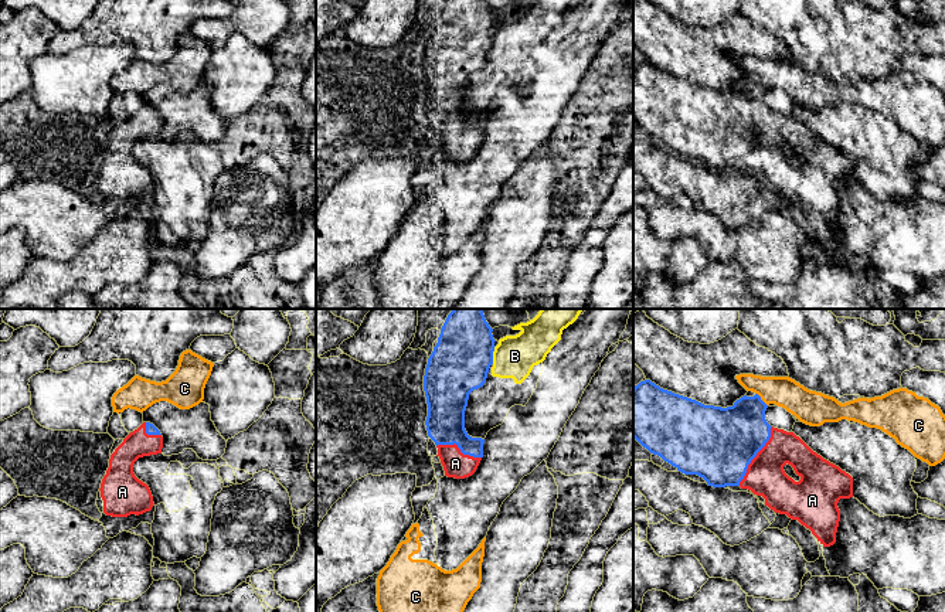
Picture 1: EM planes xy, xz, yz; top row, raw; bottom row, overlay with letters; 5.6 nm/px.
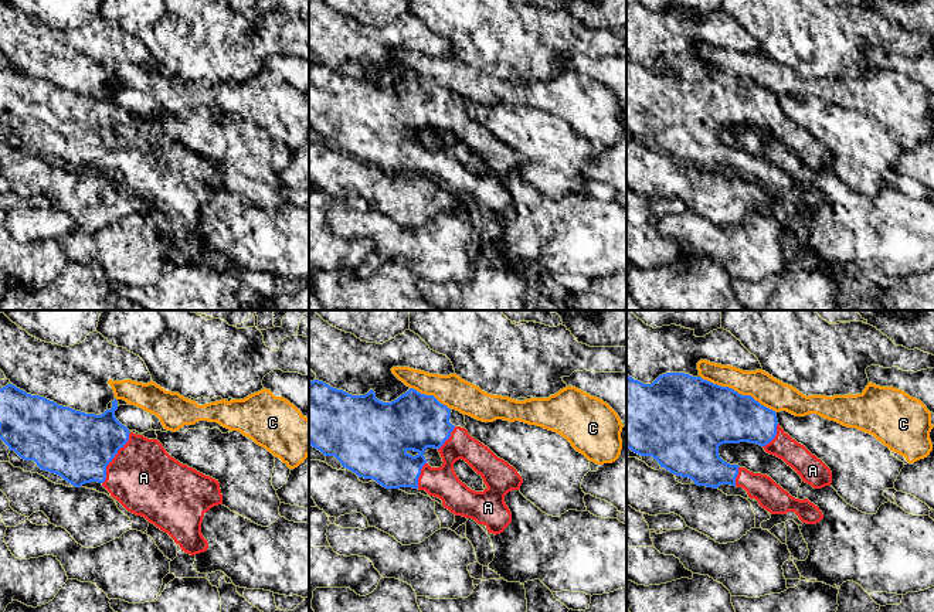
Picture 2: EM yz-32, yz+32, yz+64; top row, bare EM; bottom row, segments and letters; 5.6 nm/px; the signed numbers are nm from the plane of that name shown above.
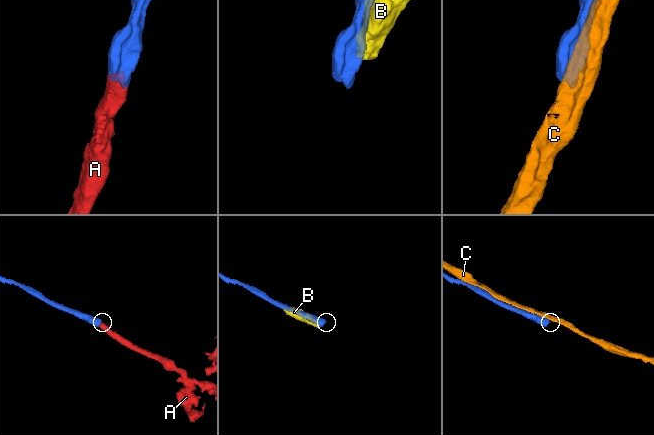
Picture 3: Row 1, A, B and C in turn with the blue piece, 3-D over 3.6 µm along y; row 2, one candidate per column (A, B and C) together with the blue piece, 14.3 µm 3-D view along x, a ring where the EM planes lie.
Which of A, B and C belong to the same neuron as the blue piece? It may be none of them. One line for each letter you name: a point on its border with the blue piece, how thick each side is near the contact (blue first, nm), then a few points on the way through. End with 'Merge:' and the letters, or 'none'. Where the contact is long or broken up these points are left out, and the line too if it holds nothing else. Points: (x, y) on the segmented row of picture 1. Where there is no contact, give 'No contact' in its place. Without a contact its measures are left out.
A: Touches blue at yz (755, 455). Thickness 420 nm (blue) against 220 nm
Merge: A

